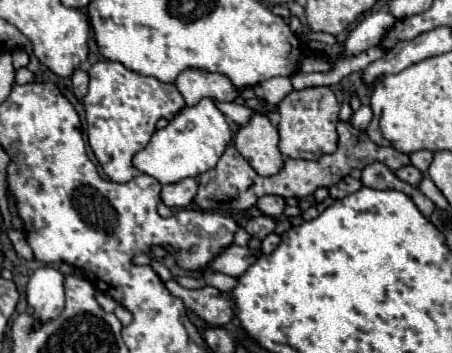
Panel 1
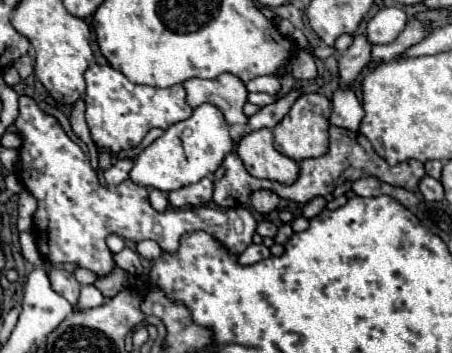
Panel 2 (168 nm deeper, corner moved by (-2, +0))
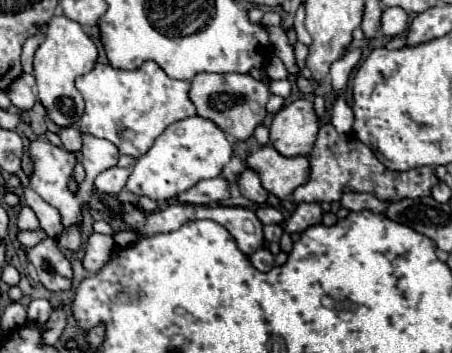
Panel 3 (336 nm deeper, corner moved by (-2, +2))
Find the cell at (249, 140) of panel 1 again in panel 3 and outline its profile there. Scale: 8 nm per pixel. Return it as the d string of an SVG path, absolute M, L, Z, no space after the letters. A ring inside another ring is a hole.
M261 146L247 156L247 166L255 168L263 188L279 200L291 196L291 192L309 180L307 156L281 156L273 146Z

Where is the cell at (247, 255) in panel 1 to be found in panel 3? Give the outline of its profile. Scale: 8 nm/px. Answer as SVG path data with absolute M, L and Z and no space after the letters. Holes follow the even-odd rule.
M259 248L257 252L253 252L251 262L259 272L269 272L273 268L273 256L267 248Z

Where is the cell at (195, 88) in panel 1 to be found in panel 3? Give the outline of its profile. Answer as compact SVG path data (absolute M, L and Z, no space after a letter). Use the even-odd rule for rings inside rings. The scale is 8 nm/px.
M197 74L191 82L189 96L197 108L197 116L215 122L225 134L247 140L253 136L257 124L267 118L265 104L271 96L269 84L263 80L255 80L249 74Z

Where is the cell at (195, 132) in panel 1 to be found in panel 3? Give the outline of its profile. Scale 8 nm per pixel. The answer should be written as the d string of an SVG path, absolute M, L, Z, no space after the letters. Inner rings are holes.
M201 116L185 118L171 124L151 146L151 150L141 156L127 180L127 190L135 196L147 196L155 202L171 200L183 194L187 188L195 186L199 180L217 178L223 166L231 160L233 148L225 138L225 132L217 128L211 120Z

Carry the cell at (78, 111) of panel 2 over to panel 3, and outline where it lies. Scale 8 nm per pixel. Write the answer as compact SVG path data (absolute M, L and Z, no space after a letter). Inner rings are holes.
M63 128L59 138L61 138L61 148L63 150L73 152L73 154L77 154L81 150L81 134L75 128Z

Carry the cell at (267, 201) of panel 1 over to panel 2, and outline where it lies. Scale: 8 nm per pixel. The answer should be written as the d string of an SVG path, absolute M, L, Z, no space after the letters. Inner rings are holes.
M257 190L257 192L251 194L249 200L251 200L253 208L255 208L259 214L269 214L269 212L273 212L273 210L277 208L277 204L279 204L279 196L277 196L275 192L271 192L271 190Z

